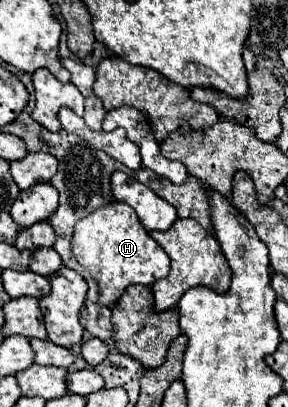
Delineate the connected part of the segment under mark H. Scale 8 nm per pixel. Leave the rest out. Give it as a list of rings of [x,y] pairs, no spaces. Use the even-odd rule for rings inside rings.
[[[112,202],[96,208],[74,226],[72,252],[76,260],[88,268],[100,286],[100,304],[114,306],[130,284],[152,286],[156,280],[170,272],[168,254],[150,238],[148,230],[140,224],[136,212],[124,202]]]

